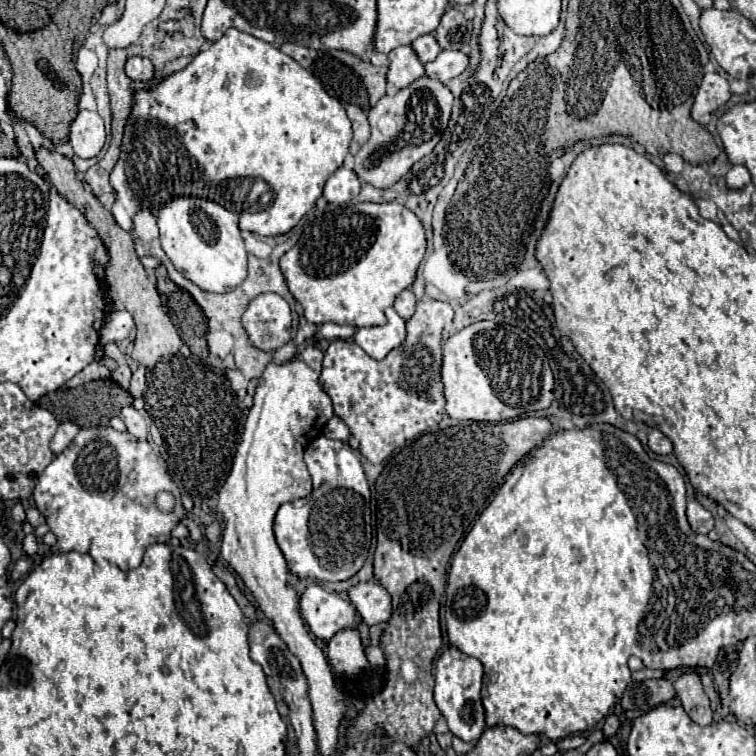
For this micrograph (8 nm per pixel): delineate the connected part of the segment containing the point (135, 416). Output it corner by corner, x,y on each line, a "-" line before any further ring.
127,406
121,410
121,416
119,416
125,426
127,426
127,432
131,432
135,438
139,440
147,440
147,420
133,408
133,406

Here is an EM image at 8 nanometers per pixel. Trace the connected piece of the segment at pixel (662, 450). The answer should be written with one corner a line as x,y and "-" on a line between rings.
653,428
653,430
649,432
649,448
651,448
655,454
659,454
659,456
665,456
665,454
671,454
671,452
673,452
671,440
669,440
661,430
657,430
657,428

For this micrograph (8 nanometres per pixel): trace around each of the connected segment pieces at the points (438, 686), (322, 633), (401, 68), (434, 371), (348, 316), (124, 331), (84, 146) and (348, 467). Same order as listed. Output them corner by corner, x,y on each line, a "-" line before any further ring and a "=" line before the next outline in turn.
451,646
447,648
437,664
435,664
435,702
437,708
441,710
443,718
449,724
449,730
459,736
461,740
477,742
479,736
483,734
485,726
485,710
481,704
481,680
483,680
483,664
473,658
463,654
459,648
=
309,584
301,596
301,616
311,632
321,640
331,640
339,630
359,628
357,610
335,592
325,592
317,584
=
399,46
391,50
389,54
389,72
387,80
395,84
395,88
405,88
413,80
421,78
425,74
423,62
419,62
419,56
415,54
413,46
=
421,298
413,318
407,320
407,338
385,360
373,360
351,340
333,340
325,350
319,384
331,396
339,416
359,440
359,452
373,464
381,464
405,440
435,430
443,418
441,392
441,330
453,320
447,302
=
351,204
337,206
321,216
317,216
309,226
305,226
299,242
281,258
281,270
285,282
295,296
295,300
303,306
303,316
307,322
325,324
353,324
361,326
383,326
385,308
393,306
395,298
401,290
413,286
417,278
417,268
425,256
427,240
421,220
403,204
=
119,310
119,312
111,312
105,318
105,324
99,332
99,342
101,344
109,344
109,342
121,342
125,340
131,330
133,330
133,318
127,310
=
79,110
69,130
69,142
79,158
95,158
105,144
105,126
97,112
=
315,438
305,448
305,464
313,478
313,492
307,498
287,502
275,516
275,538
287,566
299,578
347,580
363,566
371,546
369,502
371,492
353,448
341,440

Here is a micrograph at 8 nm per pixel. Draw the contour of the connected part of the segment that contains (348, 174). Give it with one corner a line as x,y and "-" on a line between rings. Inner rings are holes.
341,166
327,180
325,190
323,190
323,198
327,202
331,202
331,204
345,204
353,196
357,196
359,190
361,190
361,182
359,182
357,174
353,170
349,170
349,168

